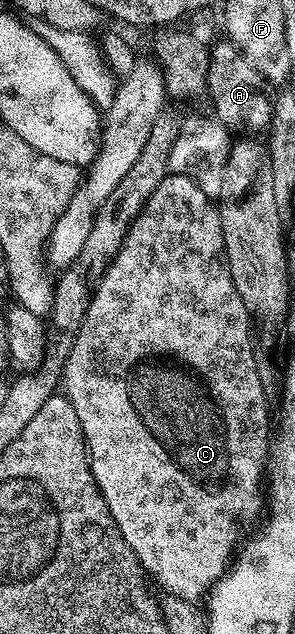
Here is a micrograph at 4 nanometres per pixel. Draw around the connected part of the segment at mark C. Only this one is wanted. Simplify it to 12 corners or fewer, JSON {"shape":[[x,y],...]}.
{"shape":[[171,173],[61,378],[195,603],[264,512],[269,395],[216,202]]}

